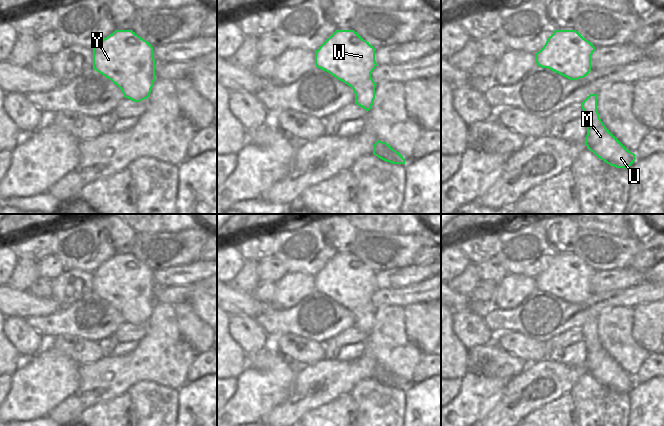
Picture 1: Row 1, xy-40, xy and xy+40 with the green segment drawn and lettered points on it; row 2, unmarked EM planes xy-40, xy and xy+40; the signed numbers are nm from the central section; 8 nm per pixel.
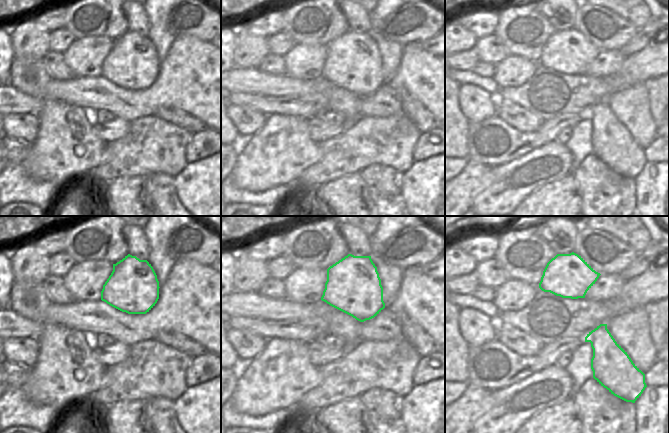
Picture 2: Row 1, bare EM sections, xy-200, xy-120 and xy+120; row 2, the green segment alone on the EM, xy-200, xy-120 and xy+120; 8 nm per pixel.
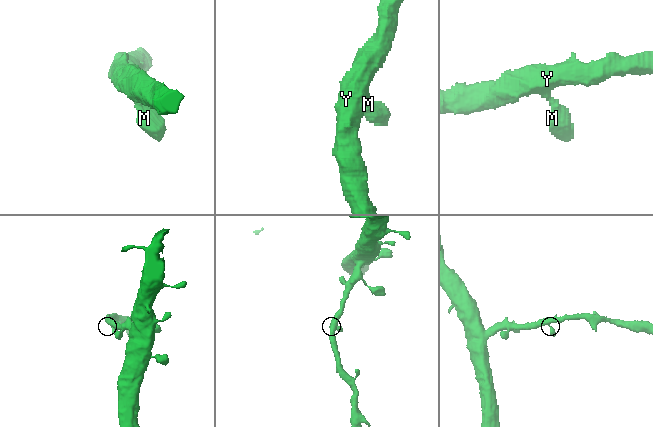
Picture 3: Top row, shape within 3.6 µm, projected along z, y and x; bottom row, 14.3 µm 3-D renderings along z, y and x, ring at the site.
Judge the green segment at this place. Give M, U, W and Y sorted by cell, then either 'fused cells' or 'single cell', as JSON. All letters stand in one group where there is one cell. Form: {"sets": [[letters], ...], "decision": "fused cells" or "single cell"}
{"sets": [["M", "U", "W", "Y"]], "decision": "single cell"}

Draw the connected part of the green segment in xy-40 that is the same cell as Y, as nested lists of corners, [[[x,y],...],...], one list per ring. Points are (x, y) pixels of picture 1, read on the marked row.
[[[115,30],[93,48],[93,69],[116,84],[125,98],[140,102],[149,97],[155,81],[153,47],[132,30]]]

